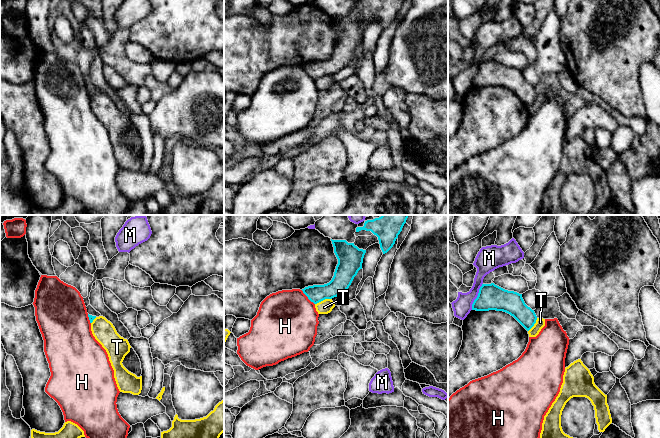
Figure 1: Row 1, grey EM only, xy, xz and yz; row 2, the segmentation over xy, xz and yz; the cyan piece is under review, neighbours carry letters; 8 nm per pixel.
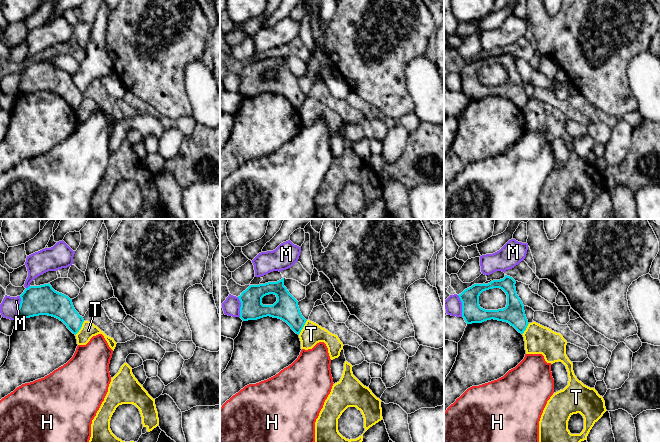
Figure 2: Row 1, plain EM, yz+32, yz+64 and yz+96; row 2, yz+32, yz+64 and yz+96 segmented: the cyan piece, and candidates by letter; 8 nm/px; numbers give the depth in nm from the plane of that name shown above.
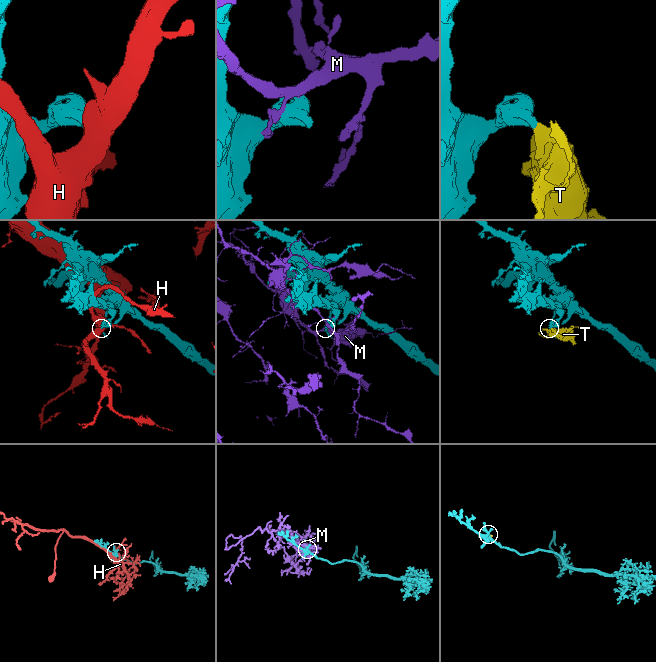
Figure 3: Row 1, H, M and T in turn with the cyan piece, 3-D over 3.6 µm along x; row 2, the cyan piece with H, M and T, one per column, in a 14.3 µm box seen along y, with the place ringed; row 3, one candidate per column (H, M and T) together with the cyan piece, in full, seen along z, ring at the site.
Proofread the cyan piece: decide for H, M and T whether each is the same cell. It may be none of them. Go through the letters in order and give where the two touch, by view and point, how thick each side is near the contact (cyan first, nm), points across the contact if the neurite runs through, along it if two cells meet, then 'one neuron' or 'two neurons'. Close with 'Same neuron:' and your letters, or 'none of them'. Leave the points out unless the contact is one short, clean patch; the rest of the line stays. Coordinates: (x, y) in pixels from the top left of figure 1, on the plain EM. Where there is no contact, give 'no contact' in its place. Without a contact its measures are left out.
H: meets cyan in xz at (307, 72); 140 nm thick on the cyan side, 480 nm on the other; two neurons
M: meets cyan in yz at (477, 72); 200 nm thick on the cyan side, 150 nm on the other; two neurons
T: meets cyan in xz at (323, 75); 160 nm thick on the cyan side, 110 nm on the other; border along xz (331, 74), (325, 74), (315, 80); two neurons
Same neuron: none of them

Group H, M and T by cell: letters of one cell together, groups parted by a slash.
H / M / T

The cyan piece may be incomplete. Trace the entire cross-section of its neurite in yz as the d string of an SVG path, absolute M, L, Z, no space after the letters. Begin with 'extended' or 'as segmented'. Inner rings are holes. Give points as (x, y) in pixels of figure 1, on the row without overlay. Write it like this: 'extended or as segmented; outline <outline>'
as segmented; outline M494 59L482 60L478 72L472 80L472 86L506 88L527 107L534 102L537 96L534 86L525 80L522 70L505 66Z

